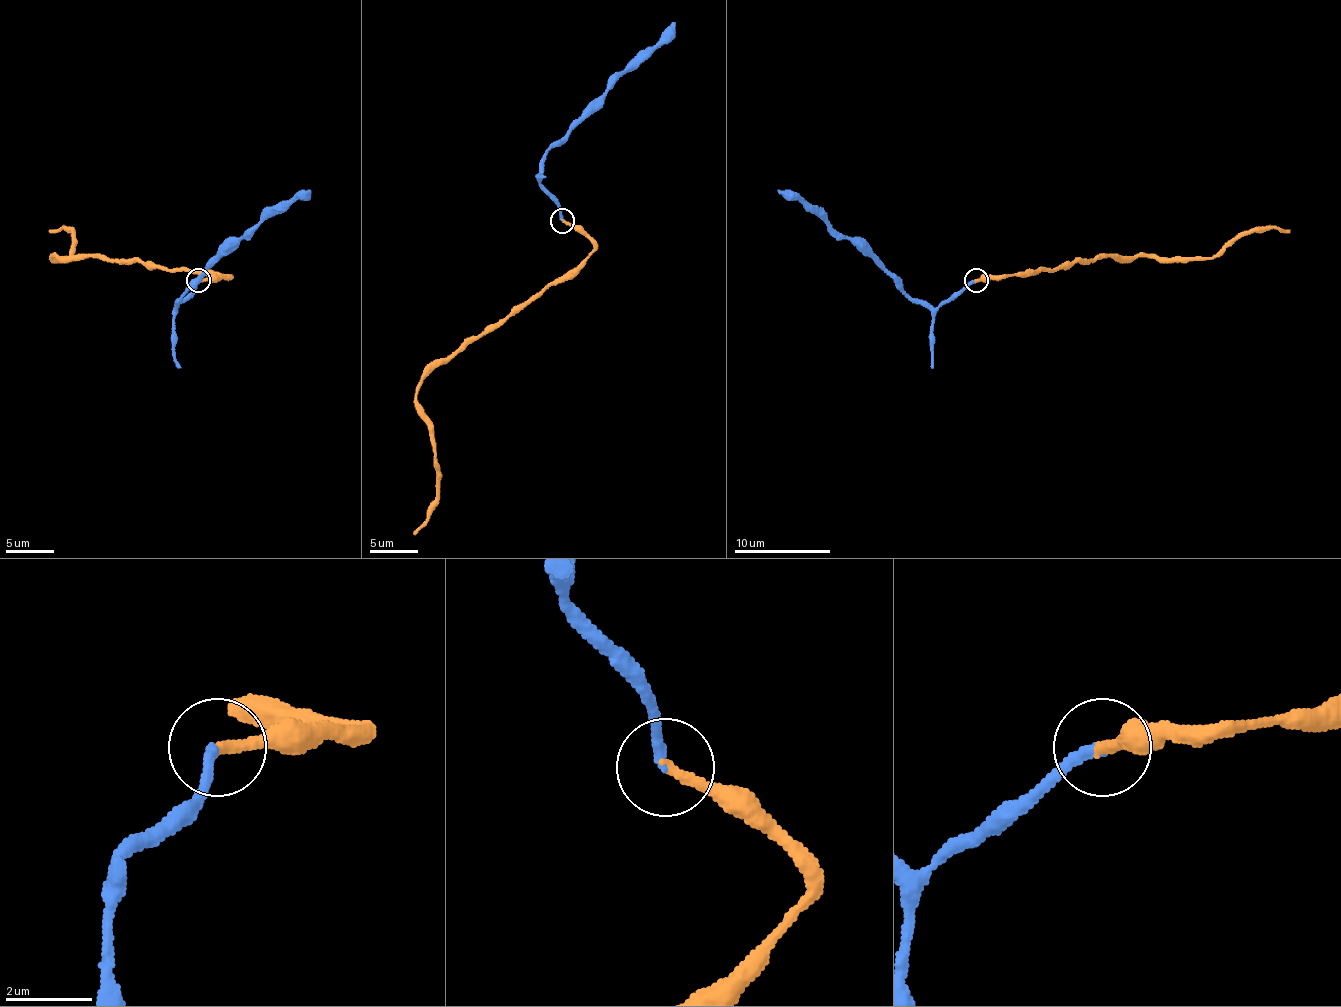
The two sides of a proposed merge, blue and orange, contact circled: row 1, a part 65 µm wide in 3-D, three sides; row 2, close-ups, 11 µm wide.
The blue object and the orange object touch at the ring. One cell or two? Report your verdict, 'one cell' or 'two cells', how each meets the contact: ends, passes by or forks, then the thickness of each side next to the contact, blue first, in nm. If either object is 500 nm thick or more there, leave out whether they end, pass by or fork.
one cell | blue ends | orange ends | 240/280 nm

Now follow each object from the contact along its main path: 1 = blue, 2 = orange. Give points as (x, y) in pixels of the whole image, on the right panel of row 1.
1: (975, 281), (966, 283), (937, 307), (925, 307), (823, 218), (811, 213), (794, 196), (785, 196), (777, 189)
2: (975, 281), (1067, 269), (1074, 262), (1091, 259), (1217, 257), (1248, 233), (1275, 228), (1289, 233)

